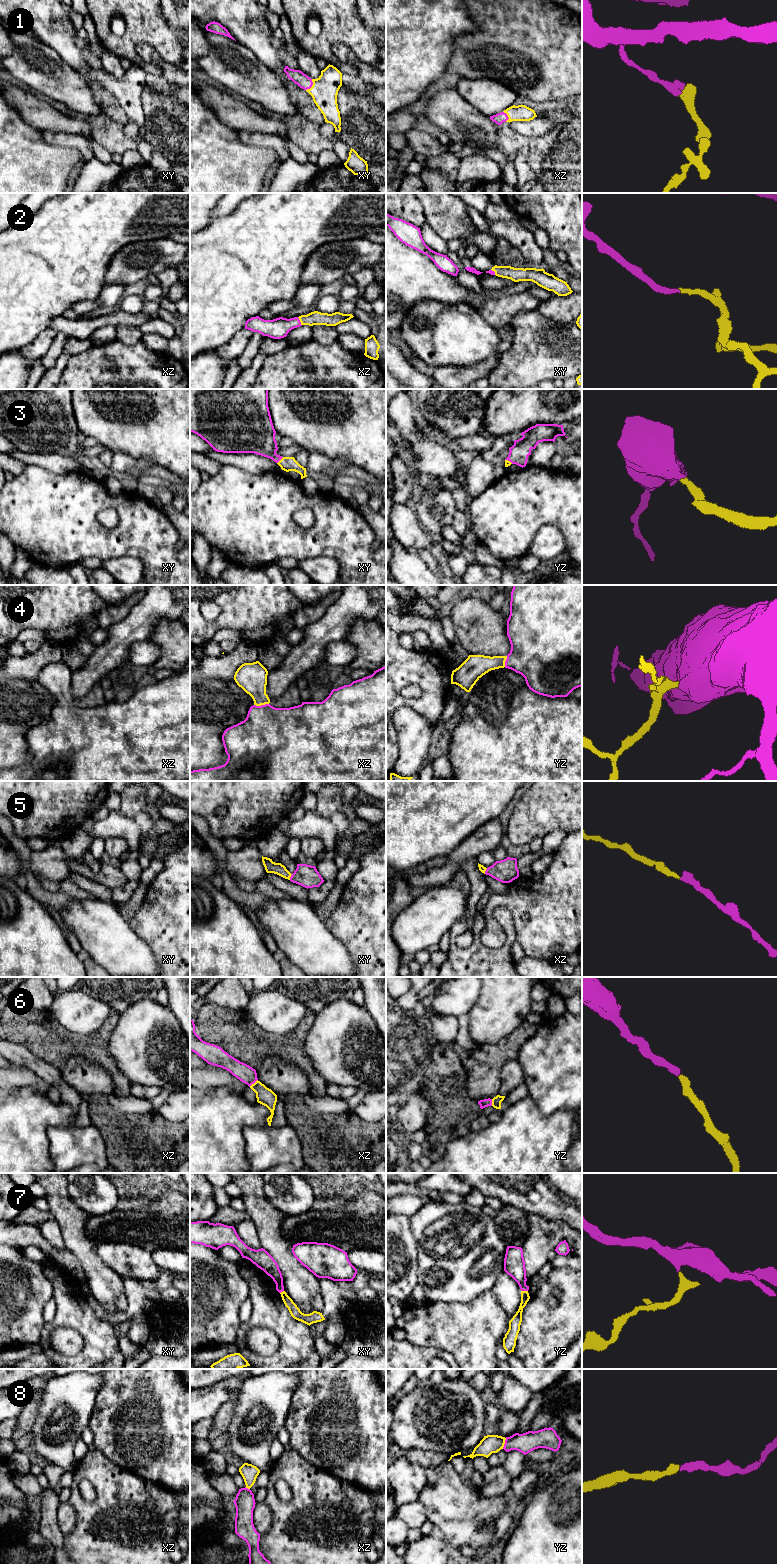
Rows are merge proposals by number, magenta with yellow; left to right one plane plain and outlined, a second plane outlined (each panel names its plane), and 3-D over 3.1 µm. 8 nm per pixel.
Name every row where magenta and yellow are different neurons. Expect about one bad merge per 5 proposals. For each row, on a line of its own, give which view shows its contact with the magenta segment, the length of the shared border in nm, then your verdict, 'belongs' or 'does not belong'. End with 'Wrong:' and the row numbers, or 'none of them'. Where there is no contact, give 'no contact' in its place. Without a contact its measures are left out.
1: meets magenta in xy; contact 110 nm long; belongs
2: meets magenta in xz; contact 80 nm long; belongs
3: meets magenta in xy; contact 80 nm long; belongs
4: meets magenta in xz; contact 120 nm long; belongs
5: meets magenta in xy; contact 50 nm long; belongs
6: meets magenta in xz; contact 90 nm long; belongs
7: meets magenta in yz; contact 60 nm long; belongs
8: meets magenta in yz; contact 90 nm long; belongs
Wrong: none of them

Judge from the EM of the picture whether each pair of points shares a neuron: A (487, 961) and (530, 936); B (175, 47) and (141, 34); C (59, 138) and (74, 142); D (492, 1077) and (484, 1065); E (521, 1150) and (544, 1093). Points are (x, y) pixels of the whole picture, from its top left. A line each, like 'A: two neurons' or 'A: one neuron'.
A: two neurons
B: one neuron
C: one neuron
D: one neuron
E: two neurons

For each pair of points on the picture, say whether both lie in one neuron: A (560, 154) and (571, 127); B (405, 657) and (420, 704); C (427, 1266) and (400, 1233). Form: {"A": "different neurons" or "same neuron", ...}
{"A": "same neuron", "B": "same neuron", "C": "different neurons"}

